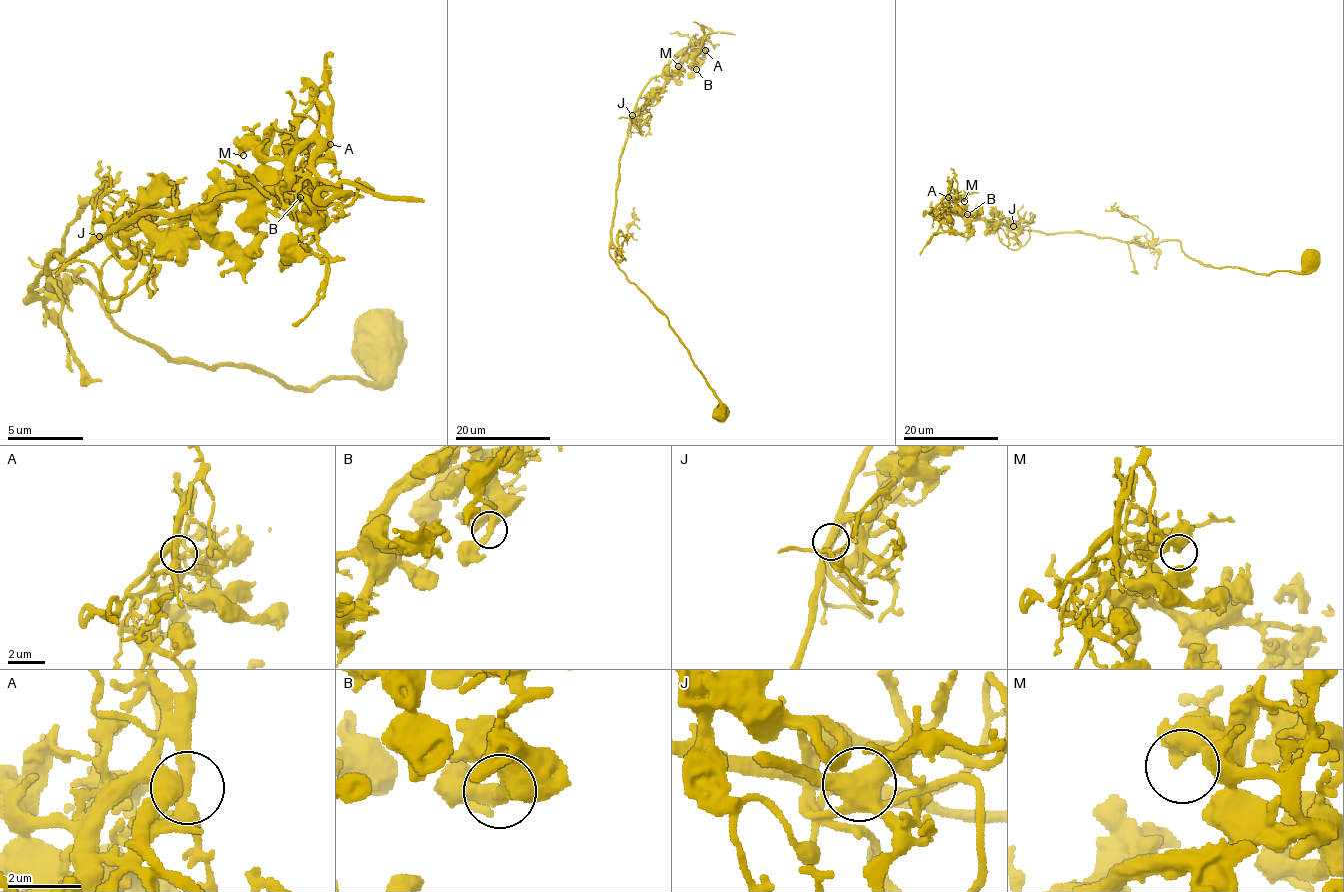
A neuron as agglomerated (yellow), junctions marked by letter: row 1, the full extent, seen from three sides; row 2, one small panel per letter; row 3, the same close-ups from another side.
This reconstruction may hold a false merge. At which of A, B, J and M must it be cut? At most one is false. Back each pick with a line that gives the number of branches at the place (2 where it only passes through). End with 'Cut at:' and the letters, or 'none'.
J: 2 branches meet
Cut at: J

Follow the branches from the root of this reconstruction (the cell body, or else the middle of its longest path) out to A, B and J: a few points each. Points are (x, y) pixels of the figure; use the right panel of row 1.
A: (1310, 258), (1300, 272), (1211, 267), (1191, 259), (1175, 240), (1140, 246), (963, 219), (950, 211), (948, 197)
B: (1310, 258), (1300, 272), (1256, 273), (1202, 265), (1175, 240), (1140, 246), (967, 214)
J: (1310, 258), (1300, 272), (1256, 273), (1202, 265), (1175, 240), (1140, 246), (1014, 226)

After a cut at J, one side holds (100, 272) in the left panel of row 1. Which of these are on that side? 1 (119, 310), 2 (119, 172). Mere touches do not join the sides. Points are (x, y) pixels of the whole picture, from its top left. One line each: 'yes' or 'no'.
1: yes
2: no

